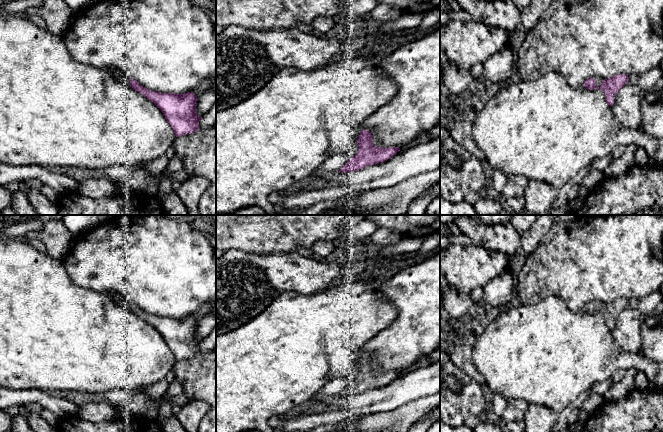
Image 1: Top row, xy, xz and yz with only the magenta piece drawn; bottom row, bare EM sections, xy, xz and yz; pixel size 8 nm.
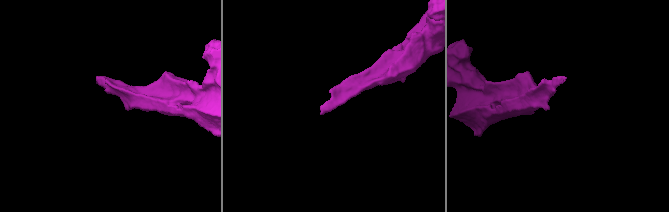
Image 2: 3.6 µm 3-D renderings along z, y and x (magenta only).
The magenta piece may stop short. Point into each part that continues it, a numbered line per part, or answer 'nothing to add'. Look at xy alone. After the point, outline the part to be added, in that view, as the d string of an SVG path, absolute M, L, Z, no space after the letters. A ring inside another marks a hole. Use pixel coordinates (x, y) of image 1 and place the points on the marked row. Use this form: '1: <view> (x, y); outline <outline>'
1: xy (116, 74); outline M110 69L109 71L112 73L114 78L130 85L130 78L128 76L123 75L120 71L117 71L116 69Z

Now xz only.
1: xz (336, 161); outline M354 152L334 153L330 155L309 178L314 182L321 174L339 172L355 155Z

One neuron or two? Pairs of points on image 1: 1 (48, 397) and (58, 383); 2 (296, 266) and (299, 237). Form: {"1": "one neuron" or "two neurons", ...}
{"1": "two neurons", "2": "two neurons"}

